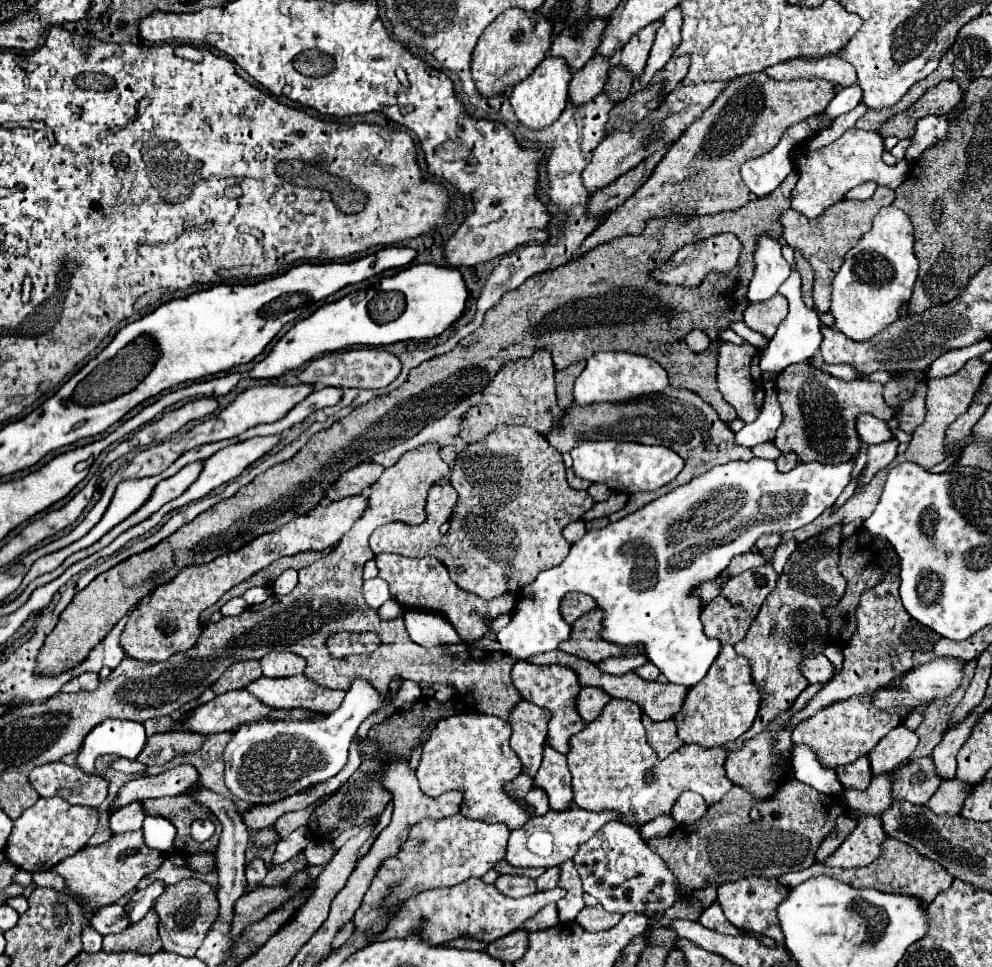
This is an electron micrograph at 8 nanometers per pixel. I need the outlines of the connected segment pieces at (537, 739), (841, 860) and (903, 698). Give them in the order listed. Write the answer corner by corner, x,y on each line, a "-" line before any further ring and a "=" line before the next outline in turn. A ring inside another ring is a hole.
520,700
510,712
512,738
510,746
518,754
524,764
524,774
534,778
538,774
538,766
542,764
542,748
548,736
548,720
550,712
546,708
538,708
526,700
=
874,816
862,818
856,830
842,842
842,846
826,858
826,866
840,868
862,868
880,858
882,846
888,840
882,830
882,822
=
934,658
916,670
908,670
902,674
902,678
894,680
890,686
882,686
876,690
874,706
882,712
890,708
906,708
906,710
920,710
922,706
928,706
930,702
944,702
958,686
962,686
964,678
964,662
958,658
-
892,704
892,706
890,706

